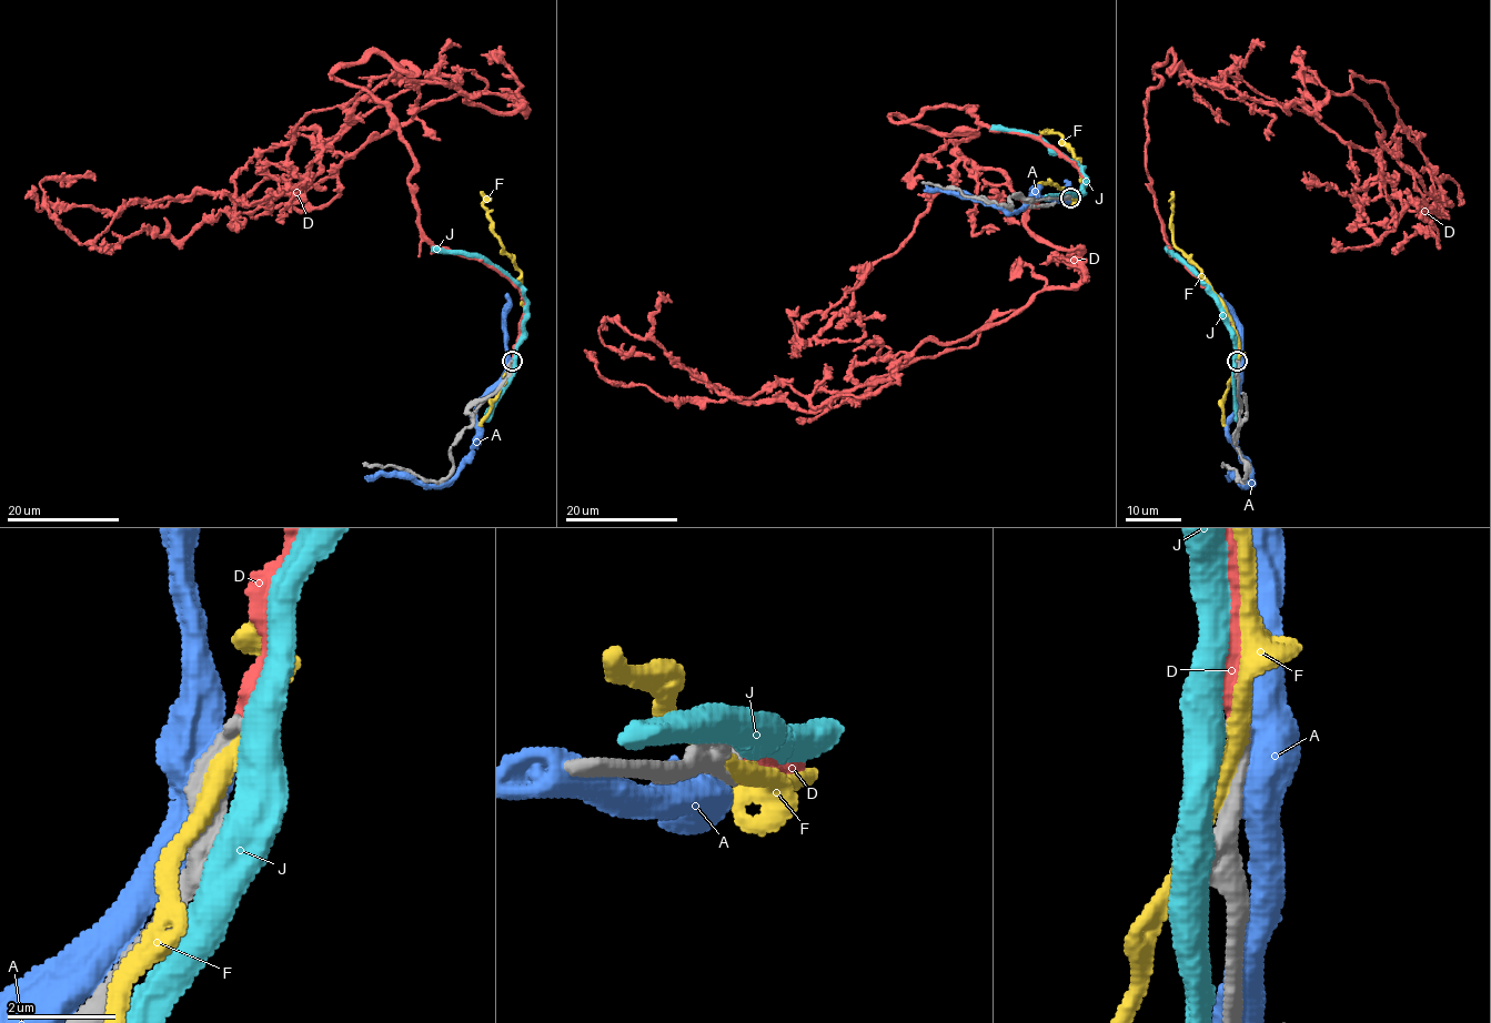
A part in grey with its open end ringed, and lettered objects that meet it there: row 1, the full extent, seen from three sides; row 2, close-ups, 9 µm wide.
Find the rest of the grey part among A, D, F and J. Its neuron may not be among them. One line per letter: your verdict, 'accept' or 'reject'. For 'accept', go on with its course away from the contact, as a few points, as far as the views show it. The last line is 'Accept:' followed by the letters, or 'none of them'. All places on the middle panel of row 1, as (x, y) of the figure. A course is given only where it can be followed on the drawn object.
A: reject
D: accept; course (1070, 196), (1066, 157), (974, 105), (892, 114), (966, 135), (1080, 281), (807, 412), (600, 328), (654, 357)
F: reject
J: reject
Accept: D

